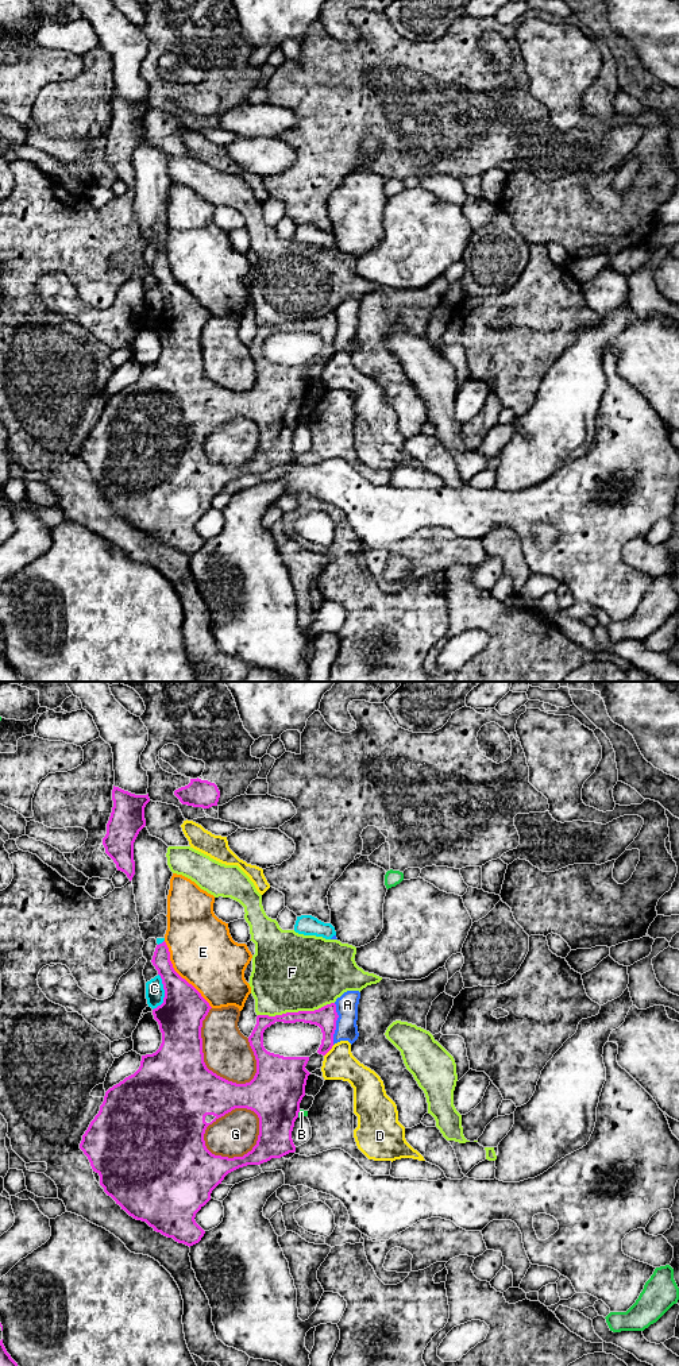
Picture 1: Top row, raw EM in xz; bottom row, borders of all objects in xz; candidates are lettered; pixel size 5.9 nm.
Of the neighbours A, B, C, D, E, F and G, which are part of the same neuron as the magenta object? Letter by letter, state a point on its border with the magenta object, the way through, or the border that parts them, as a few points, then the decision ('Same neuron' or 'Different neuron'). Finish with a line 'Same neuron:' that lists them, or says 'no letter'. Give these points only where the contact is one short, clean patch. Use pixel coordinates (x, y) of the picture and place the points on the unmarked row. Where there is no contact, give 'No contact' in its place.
A: Touches magenta at xz (335, 332). Boundary: xz (335, 312), (338, 328), (332, 352). Different neuron
B: Touches magenta at xz (297, 423). Different neuron
C: Touches magenta at xz (165, 301). Different neuron
D: Touches magenta at xz (330, 358). Different neuron
E: Touches magenta at xz (178, 284). Different neuron
F: Touches magenta at xz (296, 321). Different neuron
G: Touches magenta at xz (222, 424). Different neuron
Same neuron: no letter

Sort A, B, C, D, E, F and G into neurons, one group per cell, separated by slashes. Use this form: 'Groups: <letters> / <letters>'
Groups: A C / B / D / E / F / G

